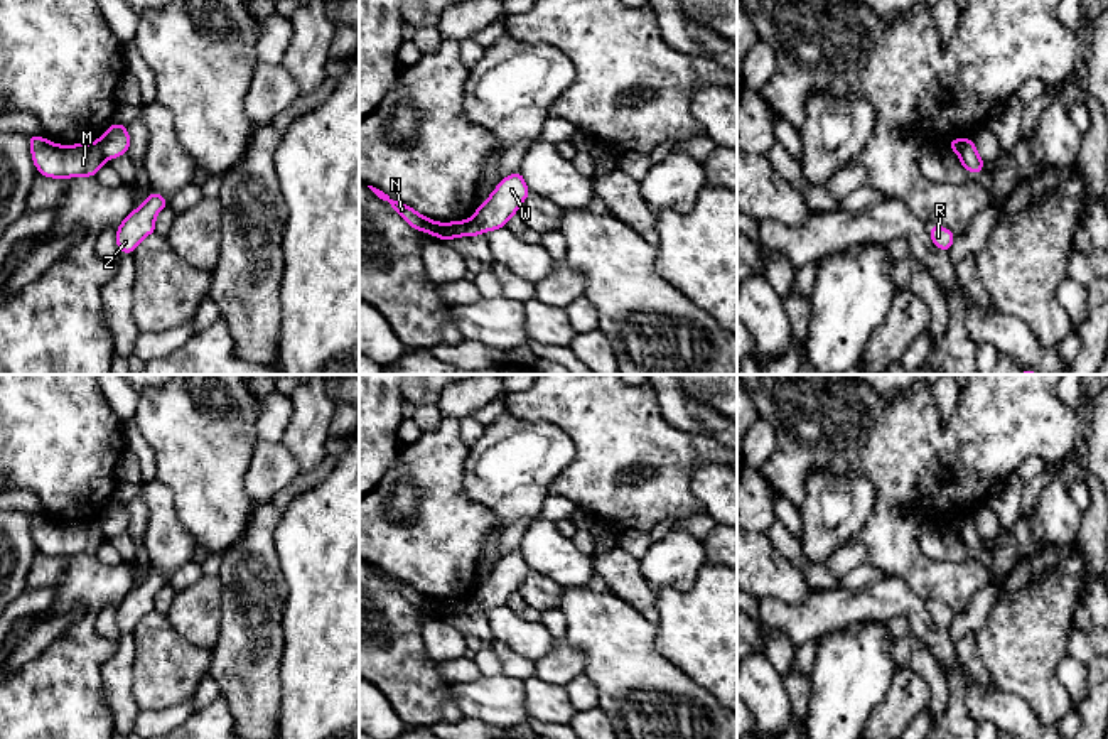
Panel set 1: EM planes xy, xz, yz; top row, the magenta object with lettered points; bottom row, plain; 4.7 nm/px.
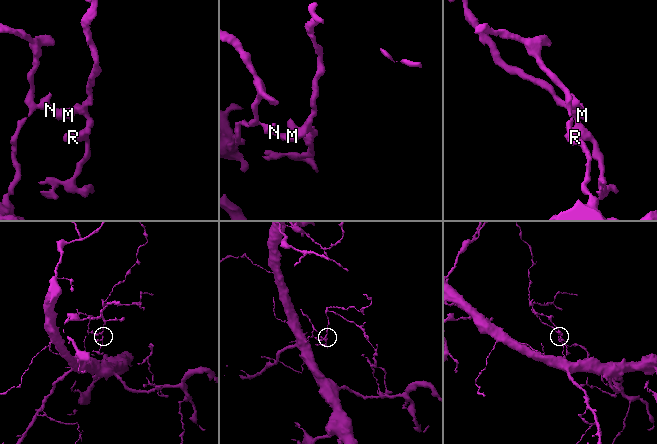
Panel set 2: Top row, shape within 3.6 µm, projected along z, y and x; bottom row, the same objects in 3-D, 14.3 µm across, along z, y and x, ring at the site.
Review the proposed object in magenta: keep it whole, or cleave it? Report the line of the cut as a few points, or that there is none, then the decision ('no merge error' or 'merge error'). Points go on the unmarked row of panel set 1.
cut xy (98, 518), (108, 537); merge error

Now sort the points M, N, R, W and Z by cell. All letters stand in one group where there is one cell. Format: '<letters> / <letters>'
M N / R W Z

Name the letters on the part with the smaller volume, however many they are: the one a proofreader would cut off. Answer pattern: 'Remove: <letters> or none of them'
Remove: R, W, Z

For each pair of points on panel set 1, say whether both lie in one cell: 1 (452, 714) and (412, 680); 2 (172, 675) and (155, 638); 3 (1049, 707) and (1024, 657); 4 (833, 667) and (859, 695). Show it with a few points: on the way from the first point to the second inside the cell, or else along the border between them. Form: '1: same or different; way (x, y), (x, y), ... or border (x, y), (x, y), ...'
1: same; way (442, 707), (422, 690)
2: same; way (166, 667), (157, 647)
3: same; way (1046, 695), (1026, 668)
4: same; way (840, 674), (852, 689)

